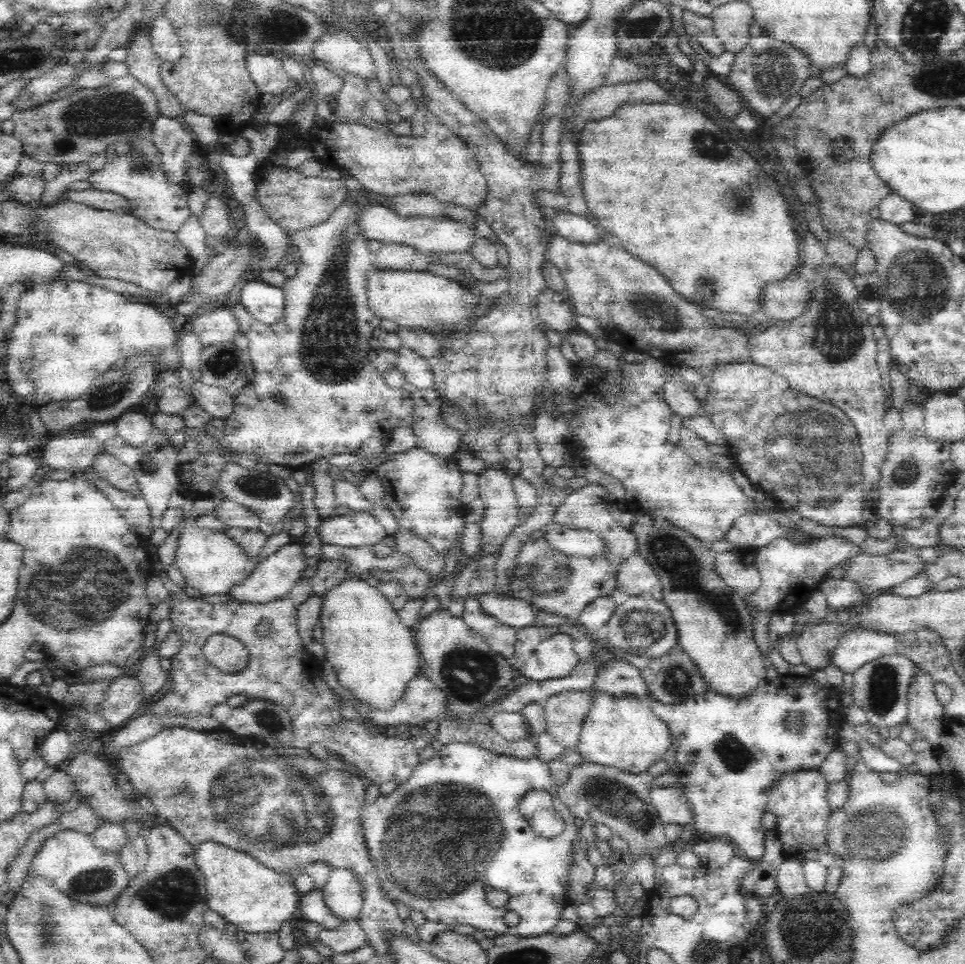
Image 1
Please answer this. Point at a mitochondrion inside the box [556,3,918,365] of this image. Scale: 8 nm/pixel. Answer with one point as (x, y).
(771, 73)

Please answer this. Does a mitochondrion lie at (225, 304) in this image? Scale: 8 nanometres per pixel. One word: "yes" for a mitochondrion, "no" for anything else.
no

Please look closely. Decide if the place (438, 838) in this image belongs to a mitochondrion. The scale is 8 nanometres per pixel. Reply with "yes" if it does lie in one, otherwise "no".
yes

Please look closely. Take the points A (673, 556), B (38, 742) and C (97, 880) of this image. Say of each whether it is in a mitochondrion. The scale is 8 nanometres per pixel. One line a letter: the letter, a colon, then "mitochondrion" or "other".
A: mitochondrion
B: other
C: mitochondrion

